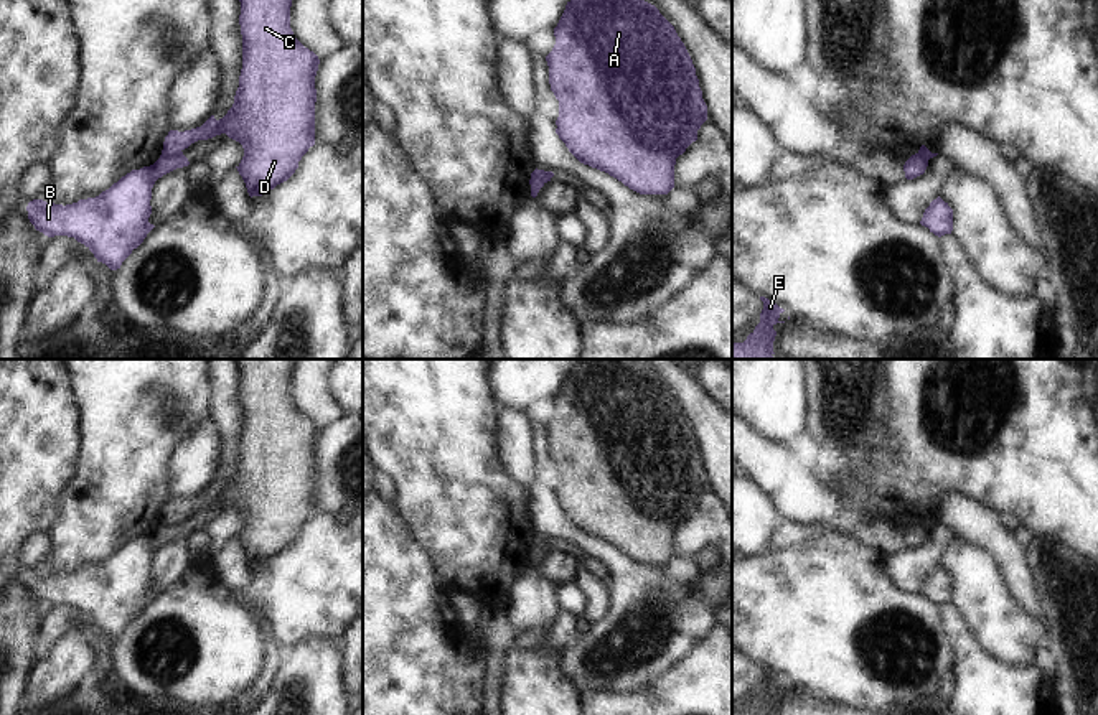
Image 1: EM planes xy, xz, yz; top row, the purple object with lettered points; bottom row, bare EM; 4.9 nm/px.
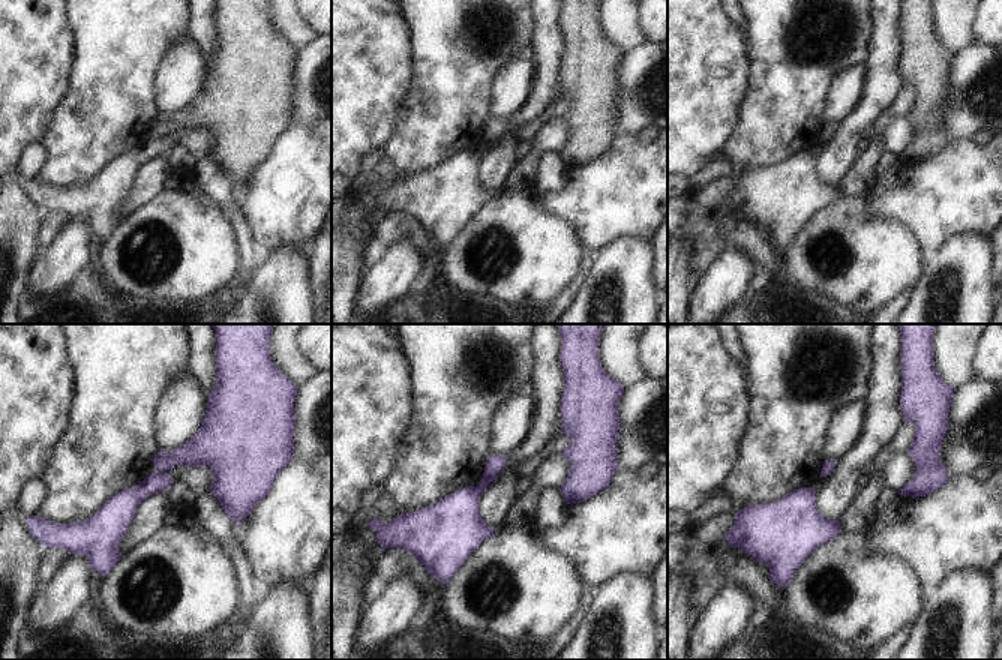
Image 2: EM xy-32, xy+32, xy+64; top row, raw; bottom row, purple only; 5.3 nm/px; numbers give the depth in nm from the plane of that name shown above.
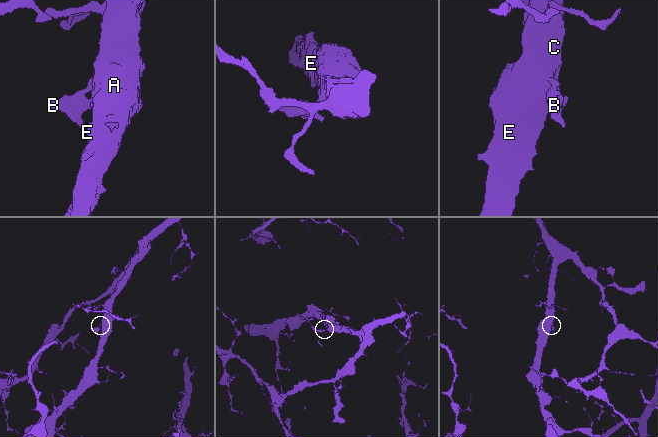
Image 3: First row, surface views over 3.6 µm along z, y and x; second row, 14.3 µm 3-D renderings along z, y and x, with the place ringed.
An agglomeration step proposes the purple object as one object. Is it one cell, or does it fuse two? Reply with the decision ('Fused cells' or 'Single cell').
Fused cells.

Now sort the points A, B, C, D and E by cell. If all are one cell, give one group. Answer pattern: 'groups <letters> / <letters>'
groups A C D E / B

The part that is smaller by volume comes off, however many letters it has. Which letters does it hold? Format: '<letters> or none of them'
B

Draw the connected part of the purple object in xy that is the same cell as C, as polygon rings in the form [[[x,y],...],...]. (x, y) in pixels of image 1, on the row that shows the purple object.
[[[292,0],[239,2],[242,69],[232,107],[219,120],[211,115],[201,127],[185,132],[170,130],[162,155],[226,133],[244,148],[244,157],[236,168],[252,198],[287,181],[298,168],[302,157],[315,145],[315,76],[320,59],[295,38],[290,28]]]

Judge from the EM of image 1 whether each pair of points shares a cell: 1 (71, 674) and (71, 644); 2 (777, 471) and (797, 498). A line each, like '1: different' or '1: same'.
1: same
2: same

